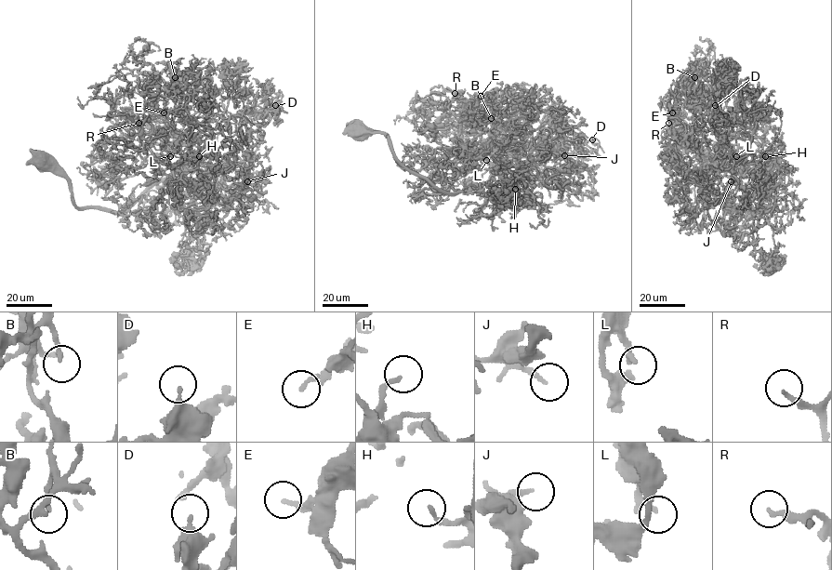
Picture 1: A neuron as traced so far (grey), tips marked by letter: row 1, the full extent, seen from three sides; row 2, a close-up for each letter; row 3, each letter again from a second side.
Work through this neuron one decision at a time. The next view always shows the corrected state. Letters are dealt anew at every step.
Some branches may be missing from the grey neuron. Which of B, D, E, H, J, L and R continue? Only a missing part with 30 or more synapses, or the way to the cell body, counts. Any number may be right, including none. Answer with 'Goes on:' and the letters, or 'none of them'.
Goes on: R

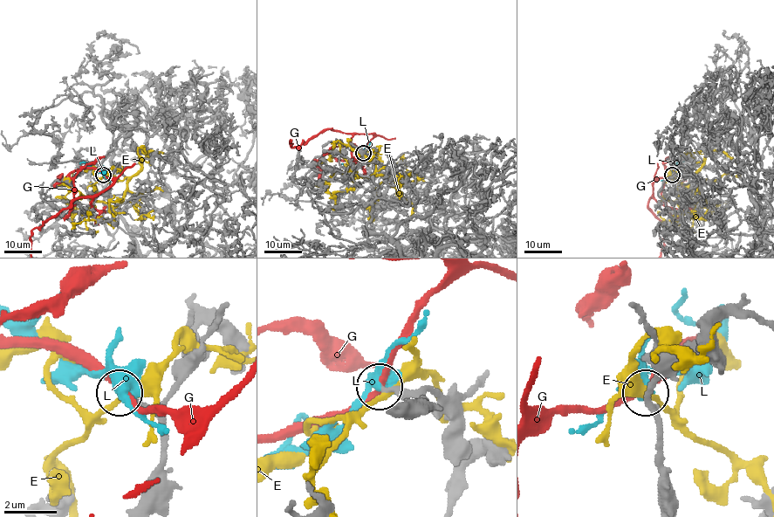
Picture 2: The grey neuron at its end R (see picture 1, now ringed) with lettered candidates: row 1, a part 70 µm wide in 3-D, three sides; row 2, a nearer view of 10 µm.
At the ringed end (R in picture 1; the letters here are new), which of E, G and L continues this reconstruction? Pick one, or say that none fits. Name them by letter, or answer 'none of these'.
L

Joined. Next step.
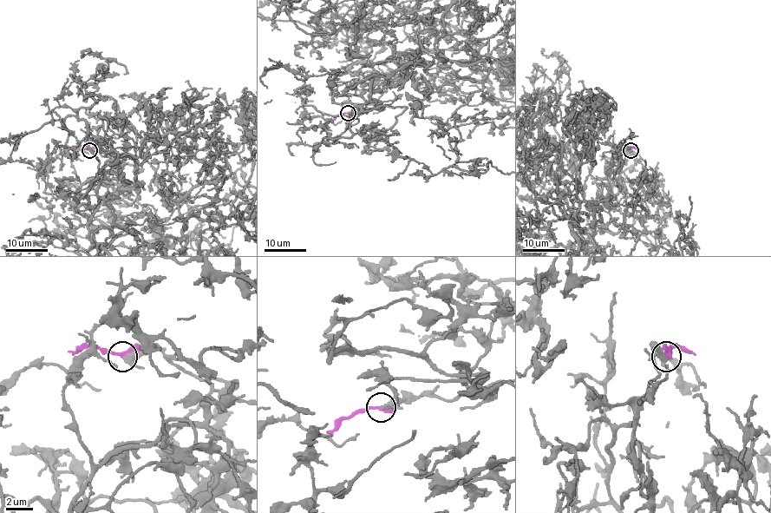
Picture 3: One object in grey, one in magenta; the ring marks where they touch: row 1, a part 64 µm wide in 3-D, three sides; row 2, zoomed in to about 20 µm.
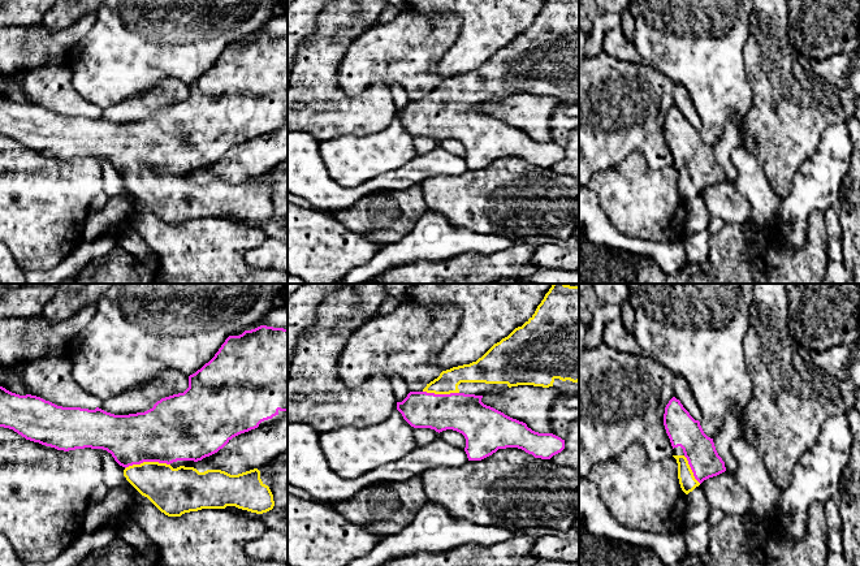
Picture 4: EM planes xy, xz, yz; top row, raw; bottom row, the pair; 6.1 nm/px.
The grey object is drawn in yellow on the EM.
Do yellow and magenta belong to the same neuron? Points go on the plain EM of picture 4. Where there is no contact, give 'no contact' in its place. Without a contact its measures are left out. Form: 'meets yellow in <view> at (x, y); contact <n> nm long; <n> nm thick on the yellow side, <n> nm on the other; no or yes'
meets yellow in xy at (147, 171); contact 280 nm long; 280 nm thick on the yellow side, 380 nm on the other; yes

